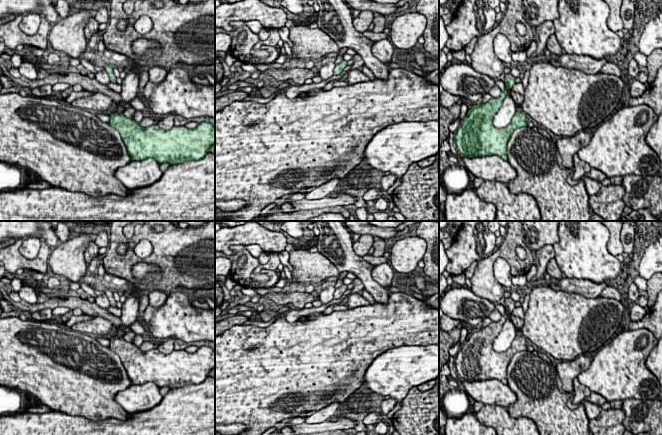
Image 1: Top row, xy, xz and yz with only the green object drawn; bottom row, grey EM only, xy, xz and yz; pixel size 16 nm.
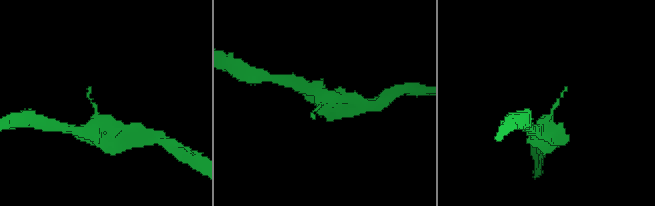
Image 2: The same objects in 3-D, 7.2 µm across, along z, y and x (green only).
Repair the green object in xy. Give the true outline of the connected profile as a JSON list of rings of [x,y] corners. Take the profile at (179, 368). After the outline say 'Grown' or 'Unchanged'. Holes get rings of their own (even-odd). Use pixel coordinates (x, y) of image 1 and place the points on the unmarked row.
[[[112,337],[109,349],[115,352],[132,384],[154,382],[159,388],[197,385],[215,369],[215,351],[208,346],[198,347],[194,353],[173,350],[166,355],[159,349],[141,351],[133,342]]]. Unchanged

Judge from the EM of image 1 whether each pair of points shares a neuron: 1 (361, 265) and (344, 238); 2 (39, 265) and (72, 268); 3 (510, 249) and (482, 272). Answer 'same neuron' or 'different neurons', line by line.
1: same neuron
2: different neurons
3: same neuron

